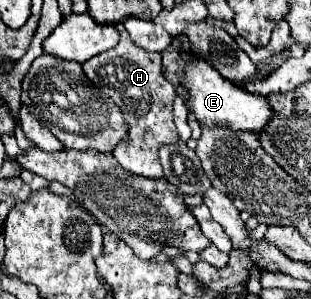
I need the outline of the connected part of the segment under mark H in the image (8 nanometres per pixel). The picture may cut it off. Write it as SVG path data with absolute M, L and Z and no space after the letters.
M121 32L119 44L113 50L105 50L103 54L87 60L83 70L87 78L91 78L93 84L99 84L103 94L121 108L125 120L129 122L129 142L121 142L121 146L113 150L117 162L135 176L163 180L165 174L159 162L159 148L163 144L175 144L179 138L173 124L175 88L161 72L161 54L139 48L129 38L129 32Z

